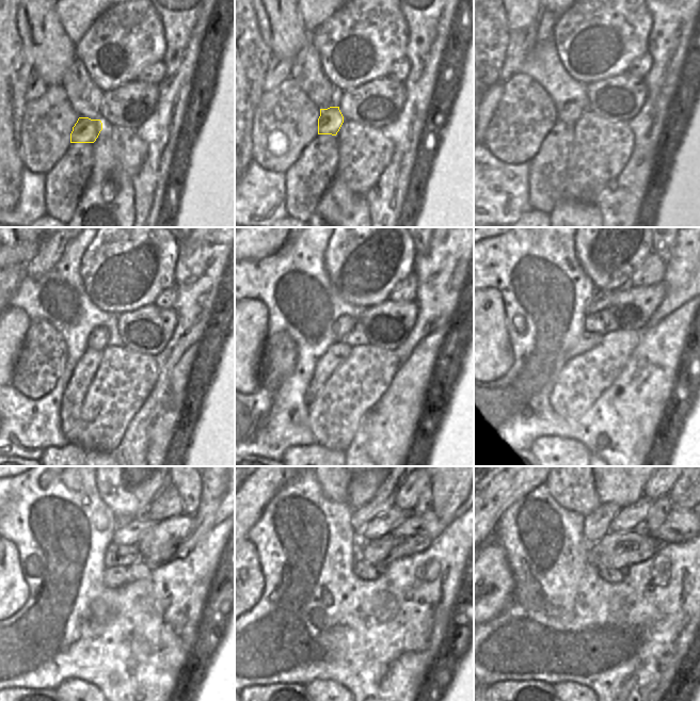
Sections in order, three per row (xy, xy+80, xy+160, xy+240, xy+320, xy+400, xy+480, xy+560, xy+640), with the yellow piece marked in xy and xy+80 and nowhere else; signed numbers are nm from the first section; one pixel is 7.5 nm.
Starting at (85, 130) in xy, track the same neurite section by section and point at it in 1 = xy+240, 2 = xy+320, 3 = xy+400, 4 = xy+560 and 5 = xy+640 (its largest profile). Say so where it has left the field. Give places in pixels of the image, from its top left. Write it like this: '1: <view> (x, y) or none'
1: xy+240 (97, 340)
2: xy+320 (344, 324)
3: xy+400 (601, 300)
4: xy+560 (384, 523)
5: xy+640 (629, 518)

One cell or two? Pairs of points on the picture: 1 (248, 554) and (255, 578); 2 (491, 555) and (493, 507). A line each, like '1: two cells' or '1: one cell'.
1: one cell
2: two cells

